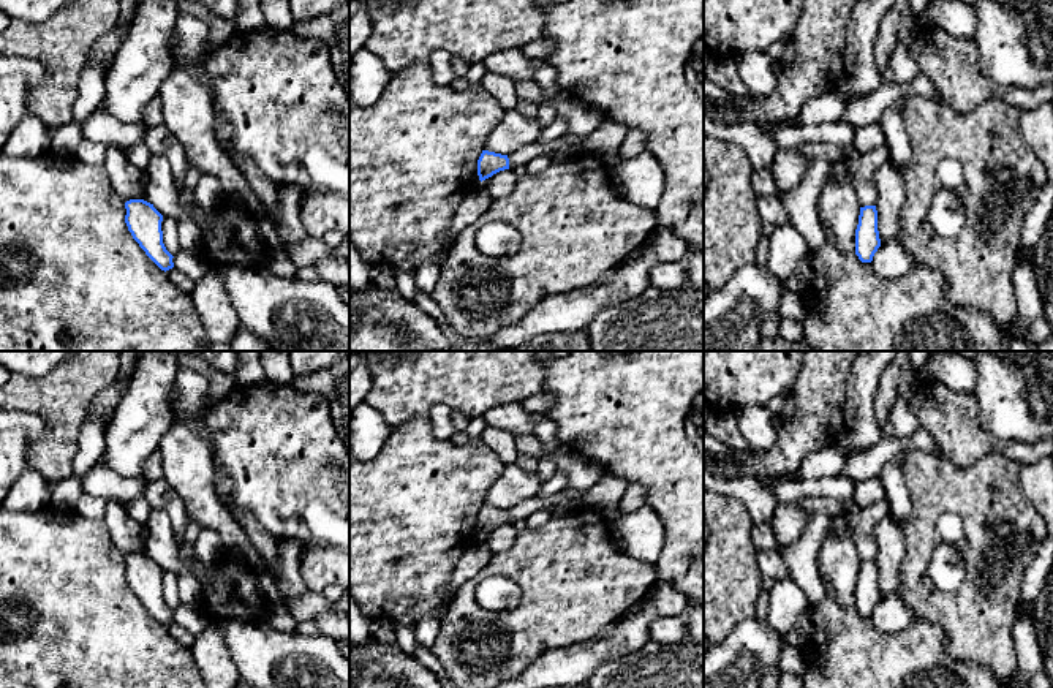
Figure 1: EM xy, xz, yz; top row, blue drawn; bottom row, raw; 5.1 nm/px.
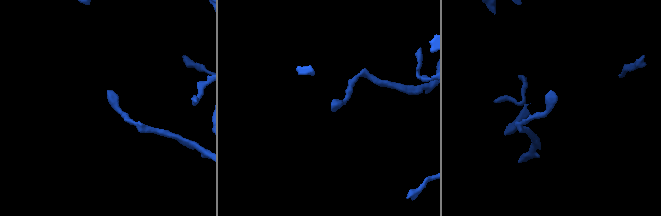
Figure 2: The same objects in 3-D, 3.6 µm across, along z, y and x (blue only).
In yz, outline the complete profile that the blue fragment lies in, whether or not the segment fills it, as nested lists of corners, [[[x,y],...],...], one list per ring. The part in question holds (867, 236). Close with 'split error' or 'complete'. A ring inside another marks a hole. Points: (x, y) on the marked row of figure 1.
[[[876,206],[860,207],[859,225],[855,229],[855,255],[862,263],[871,263],[879,247],[881,239]]]; complete

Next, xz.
[[[482,150],[477,160],[477,176],[481,182],[504,169],[509,169],[508,155]]]; complete

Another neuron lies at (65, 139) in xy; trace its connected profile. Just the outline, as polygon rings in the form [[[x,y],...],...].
[[[73,120],[66,125],[52,130],[51,152],[74,153],[82,139],[84,139],[82,123]]]

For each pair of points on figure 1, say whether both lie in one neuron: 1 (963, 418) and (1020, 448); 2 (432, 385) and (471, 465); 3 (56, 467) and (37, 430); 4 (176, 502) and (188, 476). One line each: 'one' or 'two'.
1: one
2: two
3: two
4: two

